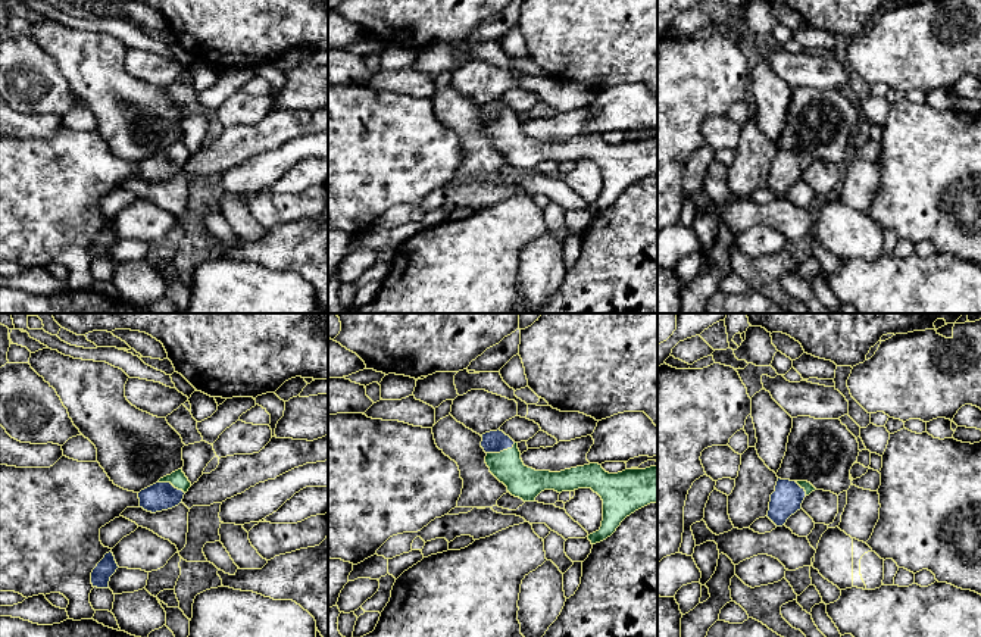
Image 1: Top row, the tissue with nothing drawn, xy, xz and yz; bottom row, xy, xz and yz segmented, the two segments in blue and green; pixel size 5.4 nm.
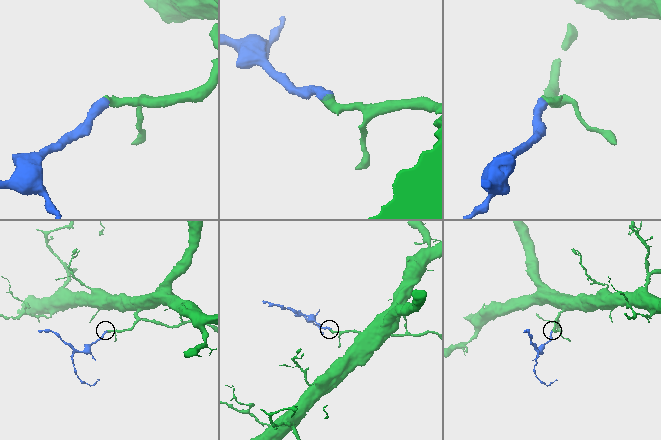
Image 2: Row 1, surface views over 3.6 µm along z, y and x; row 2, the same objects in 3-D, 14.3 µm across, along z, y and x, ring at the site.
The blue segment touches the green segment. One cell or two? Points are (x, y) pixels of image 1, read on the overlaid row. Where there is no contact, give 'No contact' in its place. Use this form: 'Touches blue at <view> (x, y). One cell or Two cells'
Touches blue at xz (500, 450). One cell

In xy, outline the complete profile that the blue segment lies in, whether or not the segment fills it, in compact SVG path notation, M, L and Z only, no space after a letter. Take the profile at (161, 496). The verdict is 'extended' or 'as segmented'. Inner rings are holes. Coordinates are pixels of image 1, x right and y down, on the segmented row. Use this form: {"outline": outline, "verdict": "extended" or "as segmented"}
{"outline": "M178 469L141 490L138 493L140 508L151 513L172 509L182 503L184 494L190 487L191 483L182 469Z", "verdict": "extended"}

